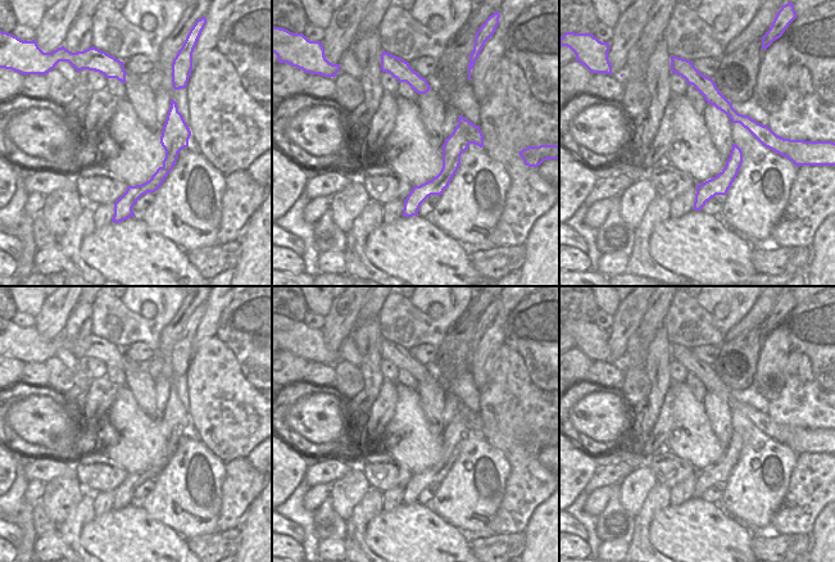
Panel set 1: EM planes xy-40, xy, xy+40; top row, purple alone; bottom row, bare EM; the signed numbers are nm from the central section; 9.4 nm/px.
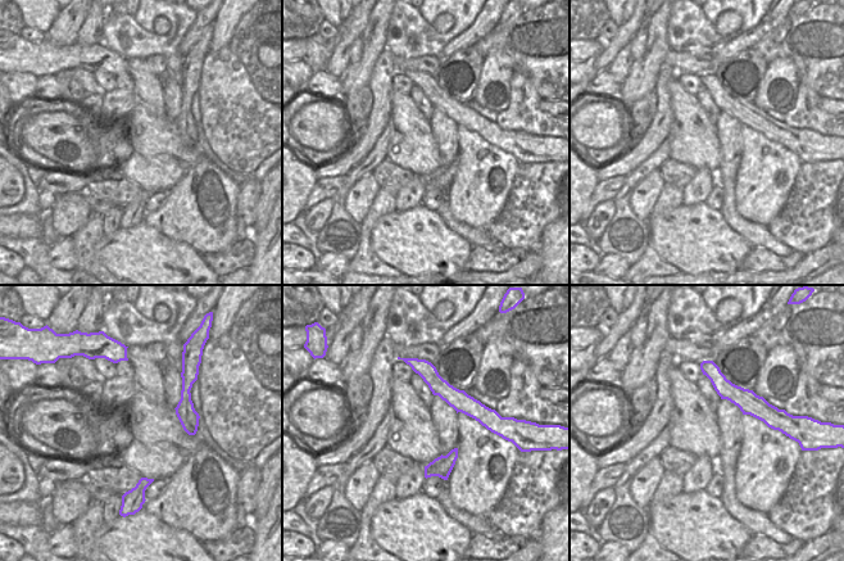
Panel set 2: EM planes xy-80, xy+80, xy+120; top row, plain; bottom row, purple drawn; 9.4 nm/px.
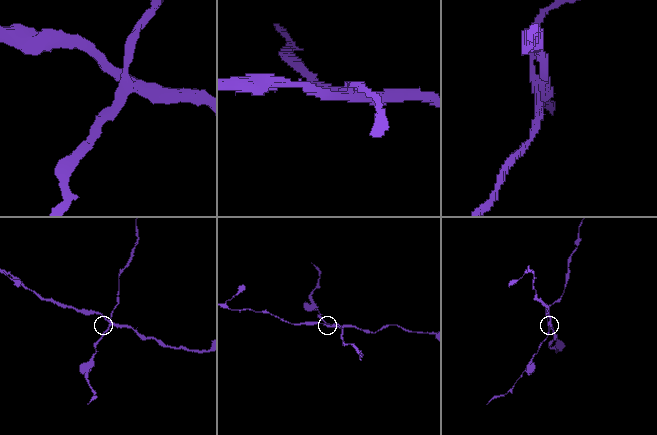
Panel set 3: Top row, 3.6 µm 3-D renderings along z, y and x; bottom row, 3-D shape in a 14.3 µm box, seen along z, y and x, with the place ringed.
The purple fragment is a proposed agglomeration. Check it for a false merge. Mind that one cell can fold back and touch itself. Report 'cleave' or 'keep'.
cleave

